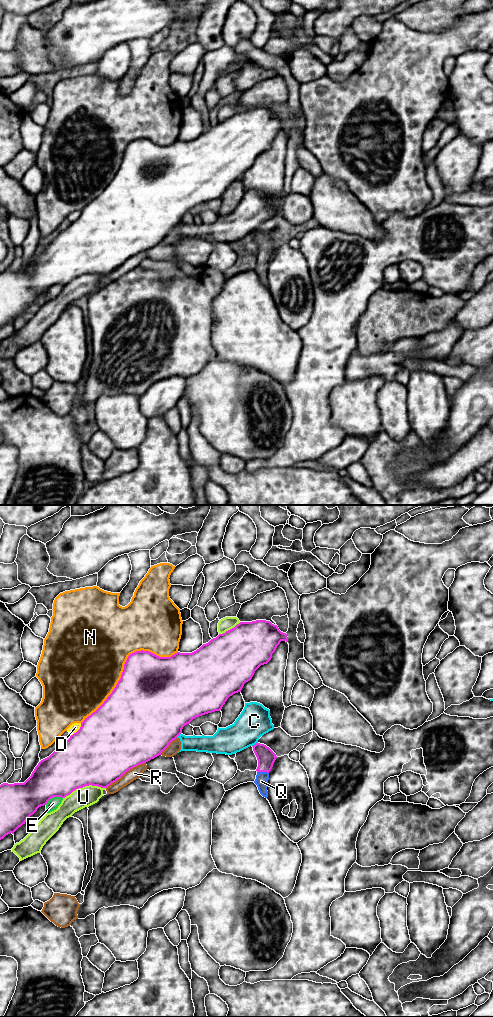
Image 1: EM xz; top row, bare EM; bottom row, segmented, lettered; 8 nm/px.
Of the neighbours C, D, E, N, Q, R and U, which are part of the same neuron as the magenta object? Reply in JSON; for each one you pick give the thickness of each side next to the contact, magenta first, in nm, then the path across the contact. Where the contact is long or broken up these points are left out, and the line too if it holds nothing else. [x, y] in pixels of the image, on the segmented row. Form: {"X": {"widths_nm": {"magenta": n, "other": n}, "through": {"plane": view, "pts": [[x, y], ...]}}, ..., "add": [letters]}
{"Q": {"widths_nm": {"magenta": 150, "other": 100}, "through": {"plane": "xz", "pts": [[266, 757], [263, 771], [261, 781]]}}, "add": ["Q"]}

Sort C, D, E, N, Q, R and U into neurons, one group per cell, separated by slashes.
C / D / E / N / Q / R / U

